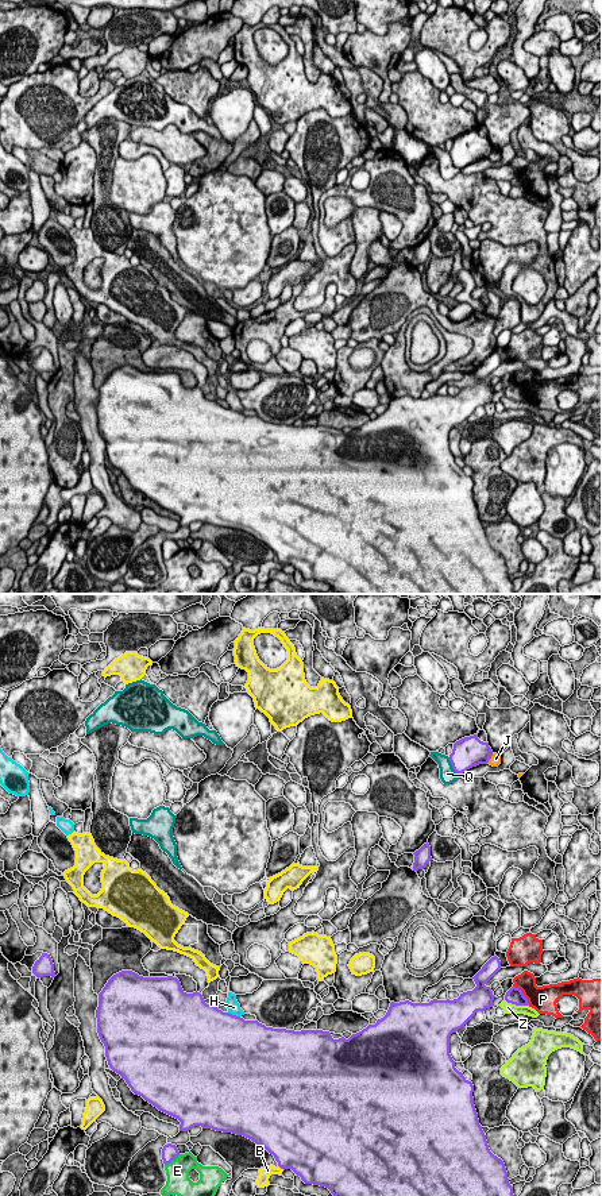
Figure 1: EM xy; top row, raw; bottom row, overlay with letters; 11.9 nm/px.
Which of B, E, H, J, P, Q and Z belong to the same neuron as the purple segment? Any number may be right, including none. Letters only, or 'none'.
none

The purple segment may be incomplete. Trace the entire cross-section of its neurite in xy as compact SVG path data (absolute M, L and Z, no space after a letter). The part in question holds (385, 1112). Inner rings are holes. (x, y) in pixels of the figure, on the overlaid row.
M497 956L491 957L482 969L472 977L476 987L472 991L467 991L460 994L458 999L454 1000L437 1000L433 999L429 1003L412 1003L409 1000L400 1002L400 1003L390 1003L390 1007L386 1012L386 1015L377 1021L375 1025L368 1025L362 1031L352 1034L348 1039L344 1037L339 1039L333 1039L329 1031L323 1030L286 1030L286 1029L273 1029L266 1027L265 1025L259 1023L258 1021L244 1021L240 1016L232 1015L229 1012L223 1012L213 1004L207 1004L202 995L200 992L186 994L181 983L177 977L167 976L167 977L143 977L132 971L121 971L116 975L113 975L103 991L99 994L99 1007L96 1010L96 1018L97 1018L97 1033L101 1039L101 1042L105 1046L105 1057L108 1061L109 1068L121 1076L121 1079L126 1080L128 1087L135 1095L142 1096L146 1102L157 1107L159 1111L178 1119L181 1122L180 1131L189 1131L194 1126L201 1126L202 1129L212 1129L216 1131L223 1133L232 1133L236 1135L243 1135L256 1145L265 1147L270 1154L274 1156L275 1161L278 1162L278 1166L281 1169L292 1169L297 1176L301 1177L301 1180L305 1184L313 1184L325 1187L331 1191L333 1196L514 1196L513 1195L513 1187L509 1183L508 1172L505 1168L505 1164L501 1158L494 1156L487 1145L486 1135L482 1130L482 1126L479 1124L478 1114L474 1106L474 1085L471 1081L468 1081L462 1072L459 1072L455 1068L455 1061L452 1060L449 1054L449 1037L452 1033L456 1033L459 1029L462 1029L476 1011L485 1011L486 1008L493 1007L494 995L490 987L486 987L485 984L501 969L501 961Z

